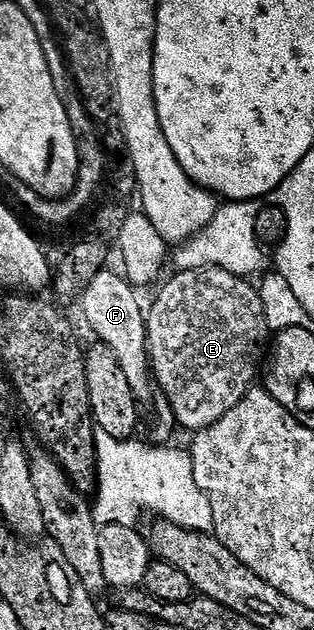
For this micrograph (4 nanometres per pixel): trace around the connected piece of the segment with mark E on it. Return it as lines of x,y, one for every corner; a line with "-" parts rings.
222,268
209,270
182,270
173,273
173,278
160,290
152,310
147,311
148,361
154,382
160,385
163,401
170,404
177,423
191,432
205,430
222,418
230,408
243,400
253,389
270,331
266,324
266,303
247,281
247,277
231,274

